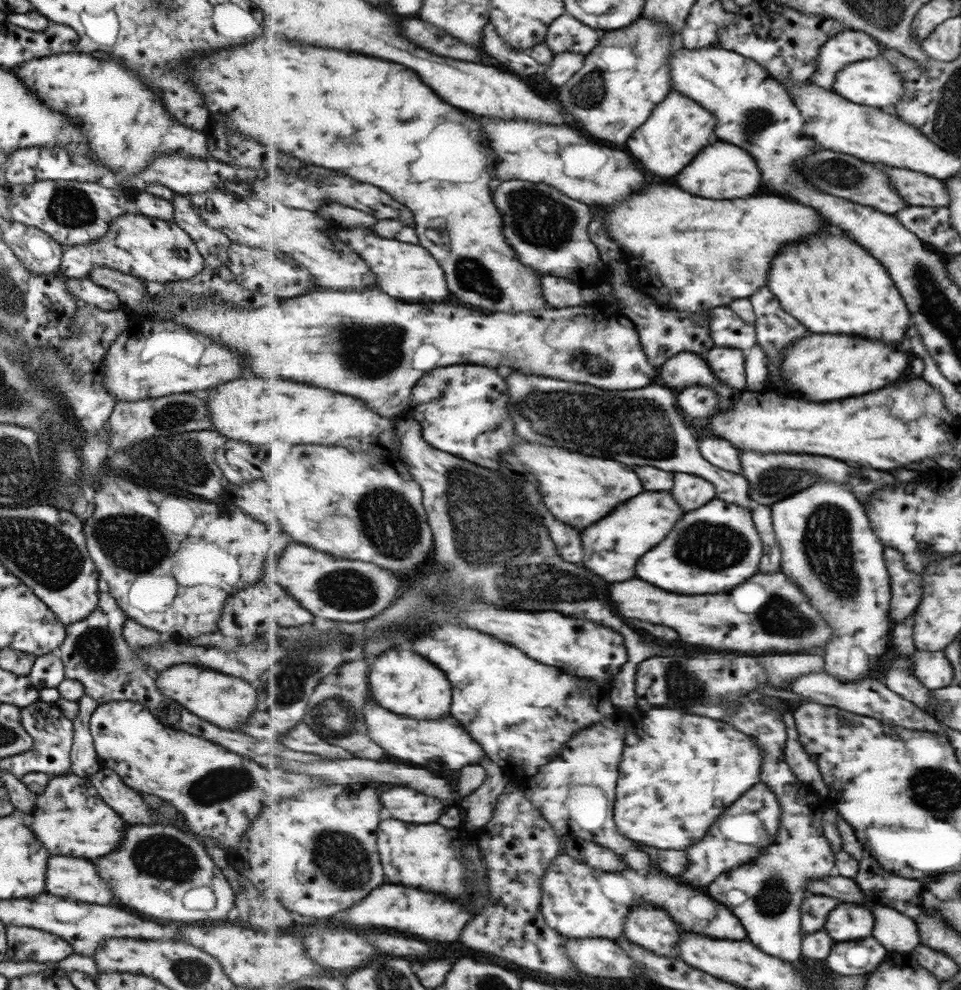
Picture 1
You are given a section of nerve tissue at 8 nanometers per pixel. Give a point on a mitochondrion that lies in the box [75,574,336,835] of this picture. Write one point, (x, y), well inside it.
(221, 784)

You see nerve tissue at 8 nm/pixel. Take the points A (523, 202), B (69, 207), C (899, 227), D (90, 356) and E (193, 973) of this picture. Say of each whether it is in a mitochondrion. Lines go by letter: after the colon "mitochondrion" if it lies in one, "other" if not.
A: mitochondrion
B: mitochondrion
C: other
D: other
E: mitochondrion

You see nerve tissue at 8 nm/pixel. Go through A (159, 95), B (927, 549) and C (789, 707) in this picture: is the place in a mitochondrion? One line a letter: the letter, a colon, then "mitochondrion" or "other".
A: other
B: other
C: other

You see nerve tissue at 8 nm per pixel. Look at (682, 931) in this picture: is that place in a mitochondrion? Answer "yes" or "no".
no

